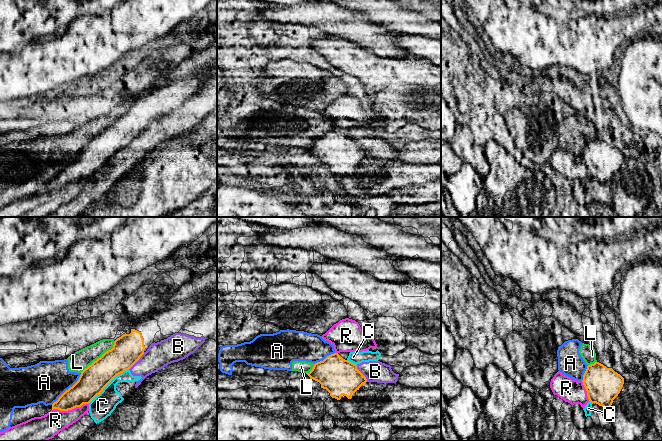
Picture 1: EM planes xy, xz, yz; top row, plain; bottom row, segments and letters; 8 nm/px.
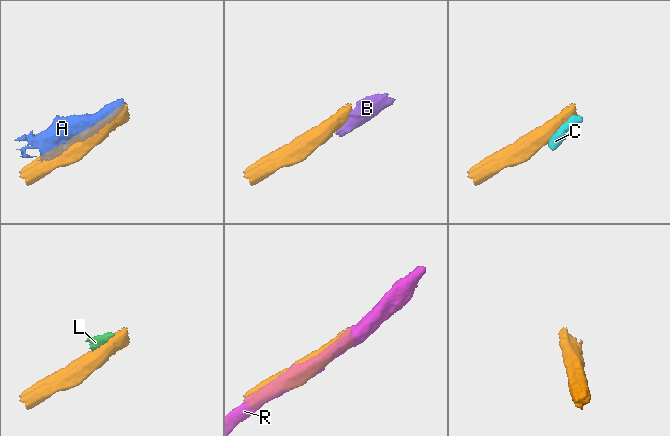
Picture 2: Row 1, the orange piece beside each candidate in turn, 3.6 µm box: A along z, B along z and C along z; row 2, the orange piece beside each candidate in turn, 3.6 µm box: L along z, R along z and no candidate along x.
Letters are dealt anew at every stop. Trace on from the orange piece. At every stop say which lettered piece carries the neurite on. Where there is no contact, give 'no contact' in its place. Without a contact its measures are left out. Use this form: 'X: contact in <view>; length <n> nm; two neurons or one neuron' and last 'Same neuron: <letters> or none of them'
A: contact in xy; length 360 nm; two neurons
B: contact in xy; length 190 nm; two neurons
C: contact in xy; length 420 nm; two neurons
L: contact in xy; length 380 nm; two neurons
R: contact in xy; length 300 nm; two neurons
Same neuron: none of them

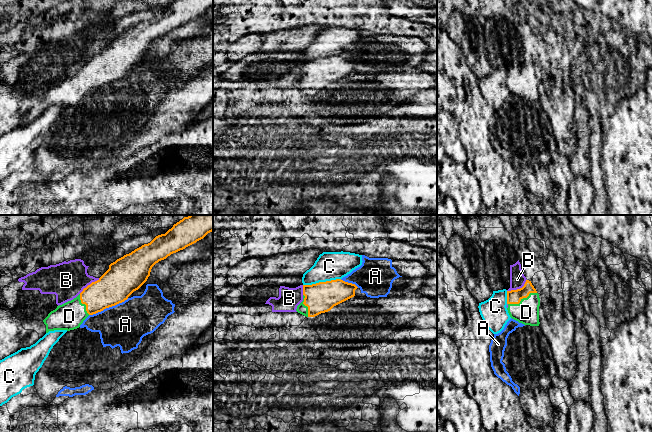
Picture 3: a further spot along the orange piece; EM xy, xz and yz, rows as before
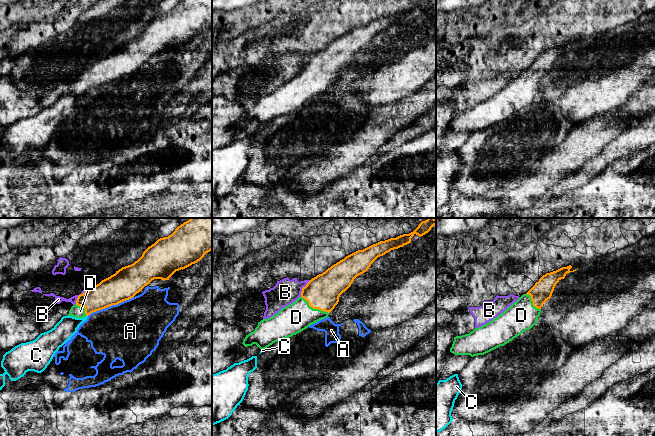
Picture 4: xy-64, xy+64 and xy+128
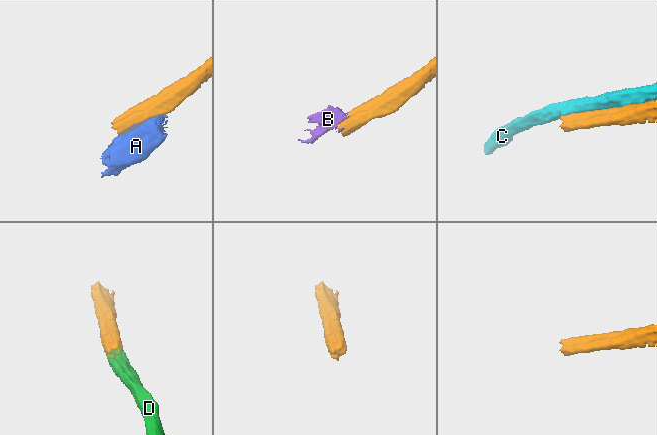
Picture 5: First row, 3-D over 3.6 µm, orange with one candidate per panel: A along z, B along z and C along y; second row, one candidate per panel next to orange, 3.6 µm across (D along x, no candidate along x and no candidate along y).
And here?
A: contact in xy; length 340 nm; two neurons
B: contact in yz; length 190 nm; two neurons
C: contact in xz; length 300 nm; two neurons
D: contact in yz; length 260 nm; one neuron
Same neuron: D

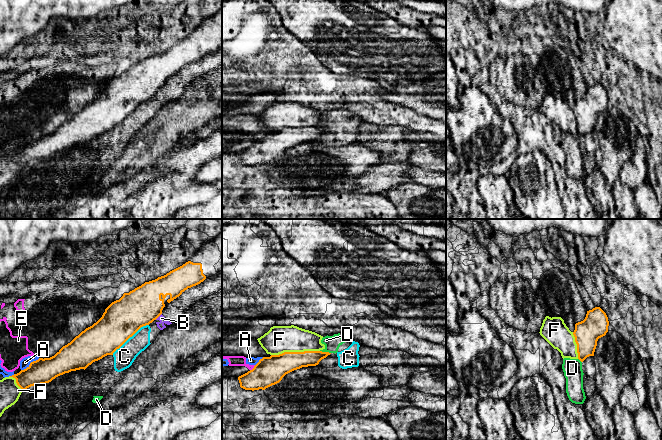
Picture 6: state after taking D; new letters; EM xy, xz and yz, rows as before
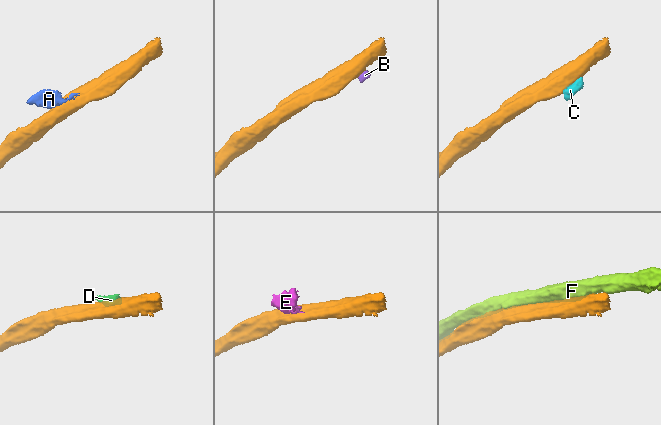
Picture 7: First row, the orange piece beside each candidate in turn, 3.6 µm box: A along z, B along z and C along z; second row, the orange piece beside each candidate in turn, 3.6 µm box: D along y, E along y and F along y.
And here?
A: contact in xy; length 180 nm; two neurons
B: contact in xy; length 80 nm; two neurons
C: contact in xy; length 380 nm; two neurons
D: contact in xz; length 90 nm; two neurons
E: contact in xz; length 60 nm; two neurons
F: contact in xz; length 400 nm; two neurons
Same neuron: none of them

